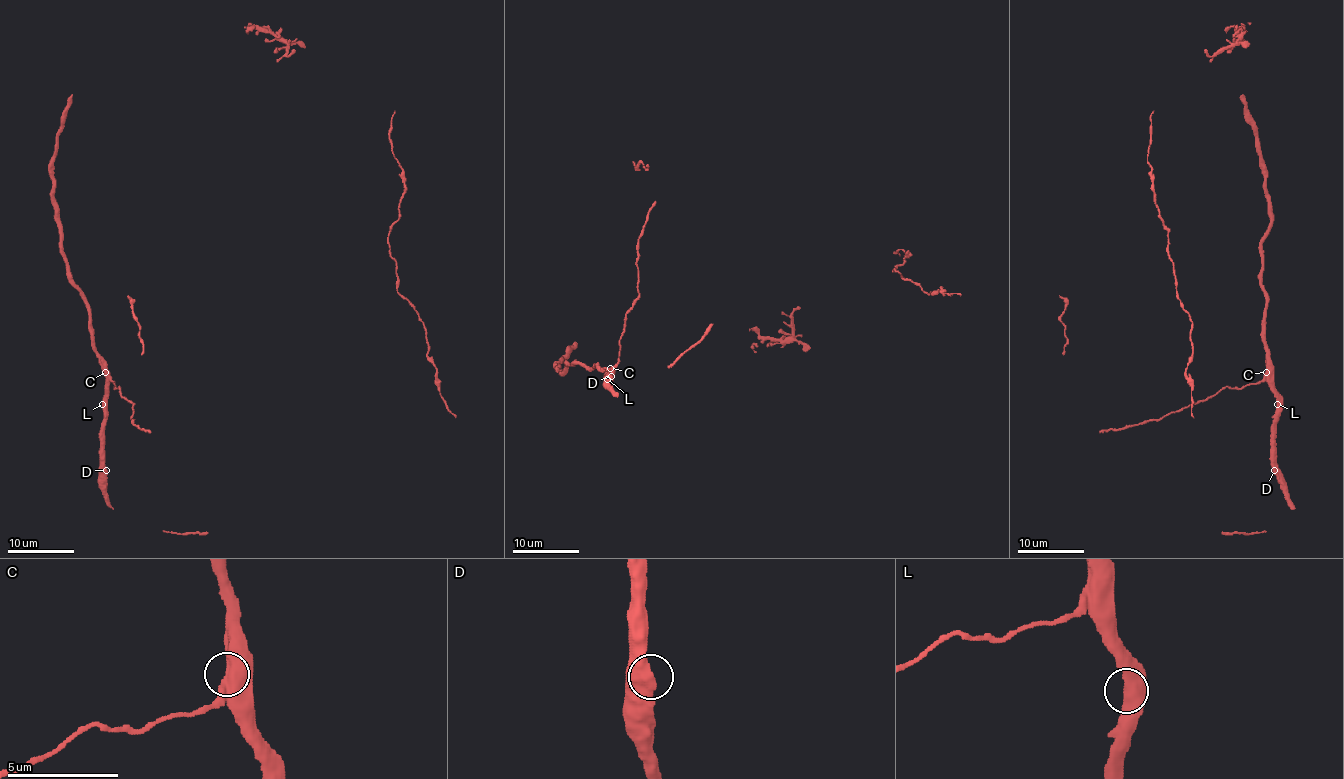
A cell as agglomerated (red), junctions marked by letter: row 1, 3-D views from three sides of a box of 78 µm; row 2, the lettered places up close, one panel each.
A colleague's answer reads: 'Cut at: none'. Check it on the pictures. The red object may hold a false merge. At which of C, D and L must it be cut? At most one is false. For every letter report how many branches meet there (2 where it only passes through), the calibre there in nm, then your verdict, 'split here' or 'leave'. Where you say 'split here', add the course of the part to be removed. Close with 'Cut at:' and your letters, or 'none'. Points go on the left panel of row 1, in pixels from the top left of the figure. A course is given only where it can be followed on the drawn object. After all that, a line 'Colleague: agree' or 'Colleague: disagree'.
C: 2 | 550 nm | leave
D: 2 | 550 nm | leave
L: 2 | 550 nm | leave
Cut at: none
Colleague: agree

